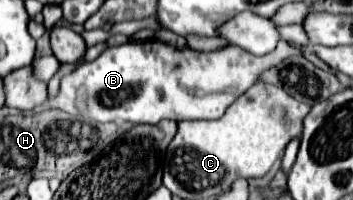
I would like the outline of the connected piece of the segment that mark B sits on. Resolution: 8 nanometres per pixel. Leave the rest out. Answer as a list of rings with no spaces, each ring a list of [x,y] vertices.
[[[147,39],[143,43],[123,43],[117,47],[107,47],[95,61],[85,61],[79,69],[71,75],[63,77],[61,91],[57,97],[49,99],[49,105],[55,109],[63,109],[71,115],[85,115],[99,123],[107,121],[129,121],[129,123],[159,123],[161,119],[219,119],[225,109],[253,83],[259,81],[259,75],[269,67],[289,59],[301,57],[301,49],[293,47],[289,41],[279,41],[271,53],[265,55],[251,55],[241,47],[227,45],[217,51],[195,51],[191,47],[171,47],[159,39]]]

